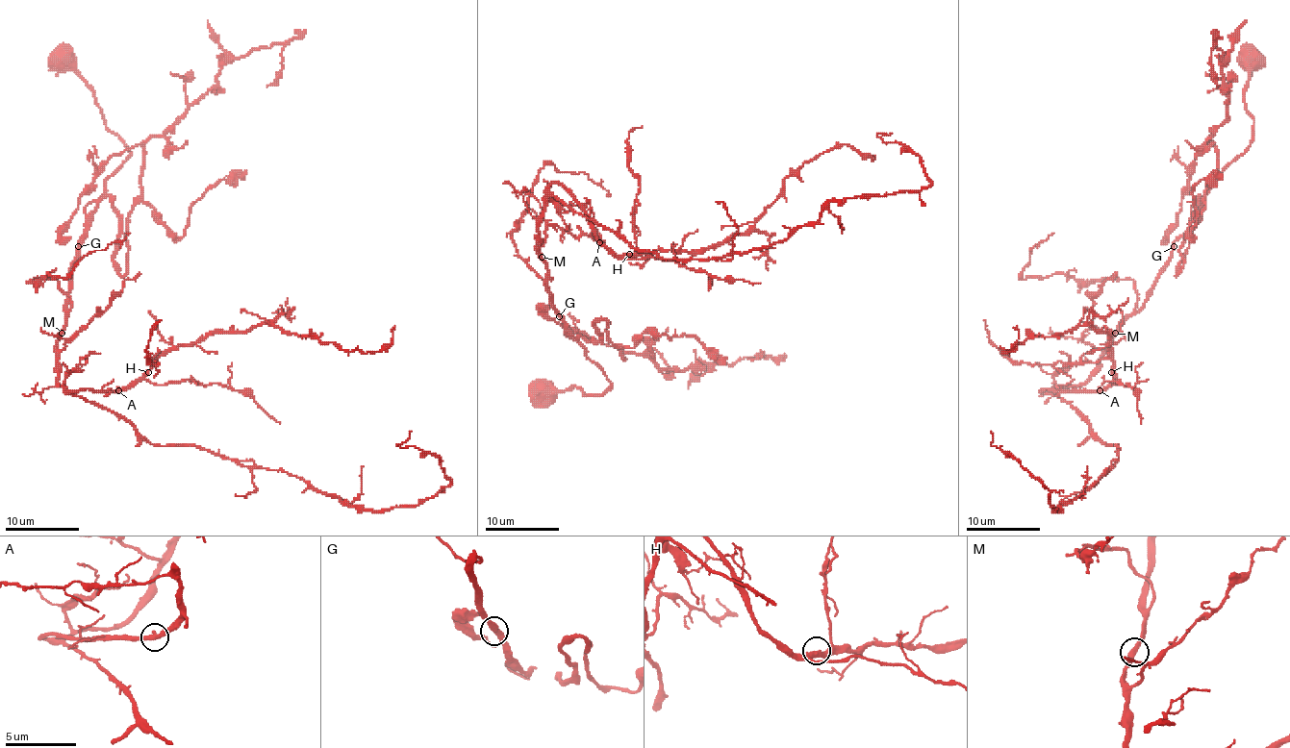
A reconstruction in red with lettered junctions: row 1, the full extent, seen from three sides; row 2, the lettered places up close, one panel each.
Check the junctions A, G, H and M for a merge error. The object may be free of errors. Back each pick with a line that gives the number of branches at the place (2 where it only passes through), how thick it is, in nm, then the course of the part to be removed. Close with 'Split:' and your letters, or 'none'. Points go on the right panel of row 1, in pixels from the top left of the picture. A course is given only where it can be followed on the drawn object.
Split: none

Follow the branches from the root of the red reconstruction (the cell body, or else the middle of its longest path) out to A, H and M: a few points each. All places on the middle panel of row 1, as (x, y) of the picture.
A: (542, 394), (571, 386), (603, 394), (610, 385), (553, 307), (538, 255), (553, 183), (581, 207), (599, 242)
H: (542, 394), (610, 385), (553, 307), (538, 255), (547, 188), (558, 183), (603, 244), (629, 254)
M: (542, 394), (571, 386), (579, 386), (586, 396), (603, 394), (610, 385), (553, 307), (547, 264), (542, 257)

